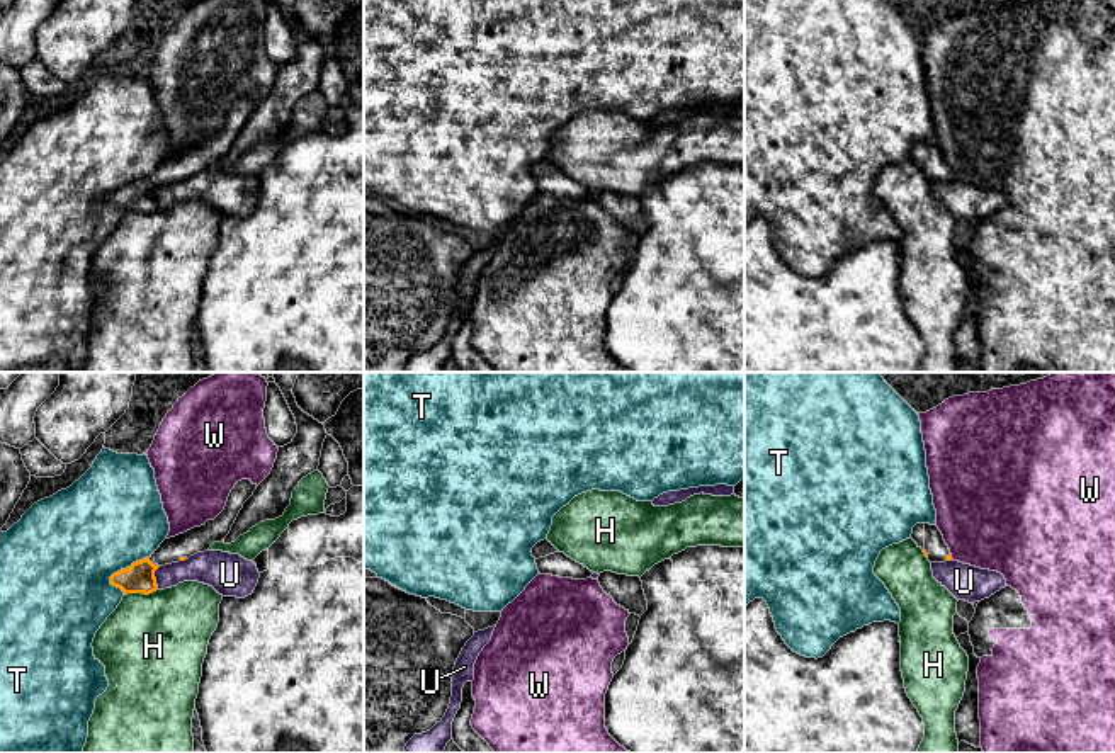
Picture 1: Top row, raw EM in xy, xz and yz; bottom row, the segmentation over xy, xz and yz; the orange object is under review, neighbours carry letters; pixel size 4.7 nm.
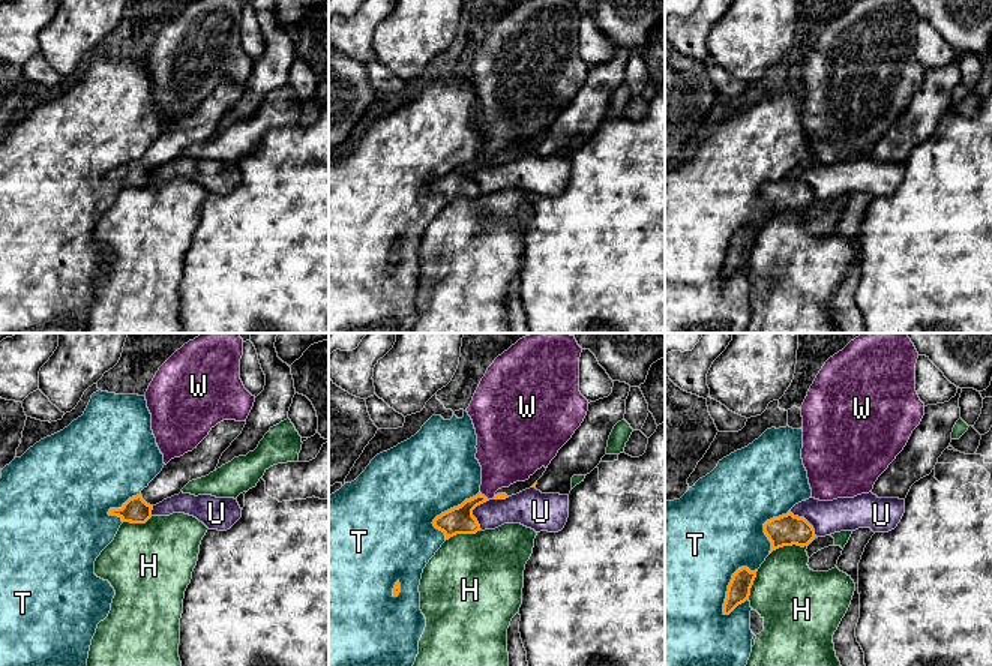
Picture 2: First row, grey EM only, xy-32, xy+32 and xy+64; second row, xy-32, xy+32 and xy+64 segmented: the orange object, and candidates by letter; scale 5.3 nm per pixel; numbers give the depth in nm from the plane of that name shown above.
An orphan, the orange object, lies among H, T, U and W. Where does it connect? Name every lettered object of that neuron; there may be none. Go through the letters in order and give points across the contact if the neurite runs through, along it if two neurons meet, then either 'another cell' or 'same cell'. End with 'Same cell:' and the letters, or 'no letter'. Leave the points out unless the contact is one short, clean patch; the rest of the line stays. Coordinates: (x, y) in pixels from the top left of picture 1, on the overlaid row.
H: another cell
T: another cell
U: another cell
W: another cell
Same cell: no letter

